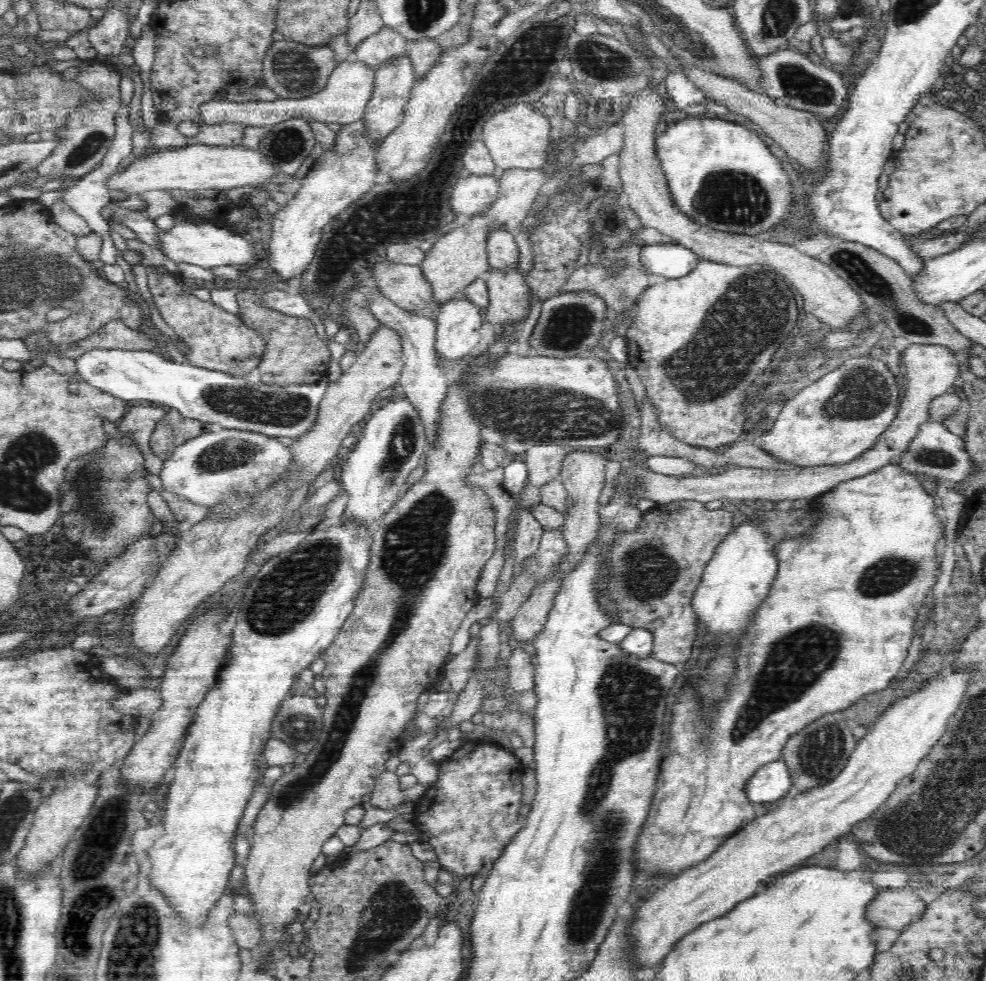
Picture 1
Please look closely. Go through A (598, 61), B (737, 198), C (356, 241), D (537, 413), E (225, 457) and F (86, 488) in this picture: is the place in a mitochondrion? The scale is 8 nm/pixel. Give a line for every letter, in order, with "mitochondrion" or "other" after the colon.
A: mitochondrion
B: mitochondrion
C: mitochondrion
D: mitochondrion
E: mitochondrion
F: mitochondrion

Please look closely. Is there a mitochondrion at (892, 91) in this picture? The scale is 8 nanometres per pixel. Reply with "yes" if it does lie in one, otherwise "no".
no

